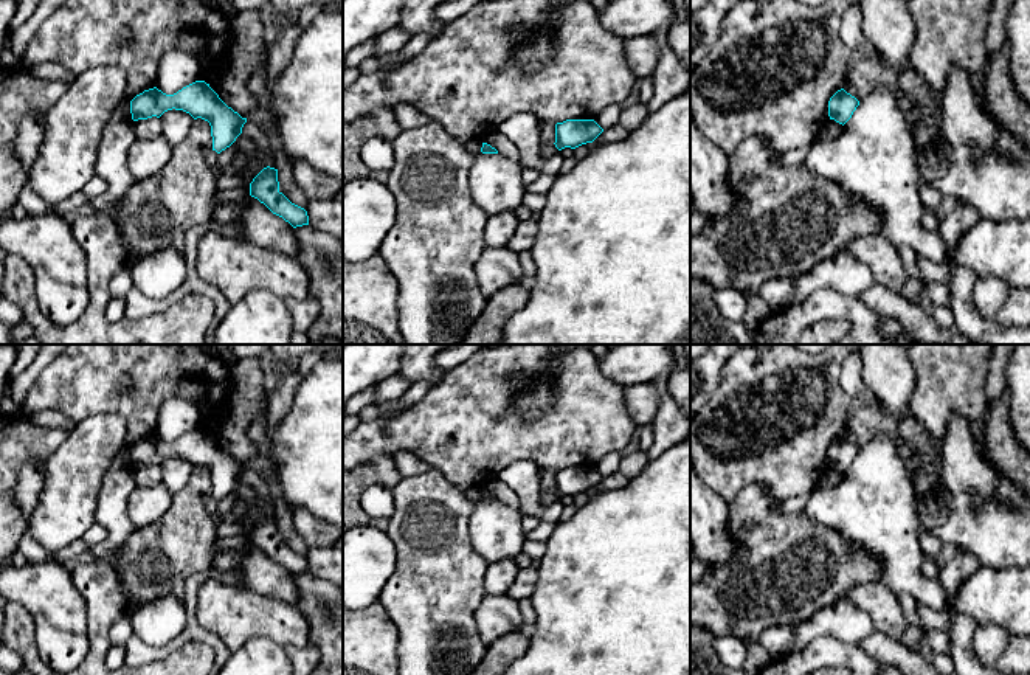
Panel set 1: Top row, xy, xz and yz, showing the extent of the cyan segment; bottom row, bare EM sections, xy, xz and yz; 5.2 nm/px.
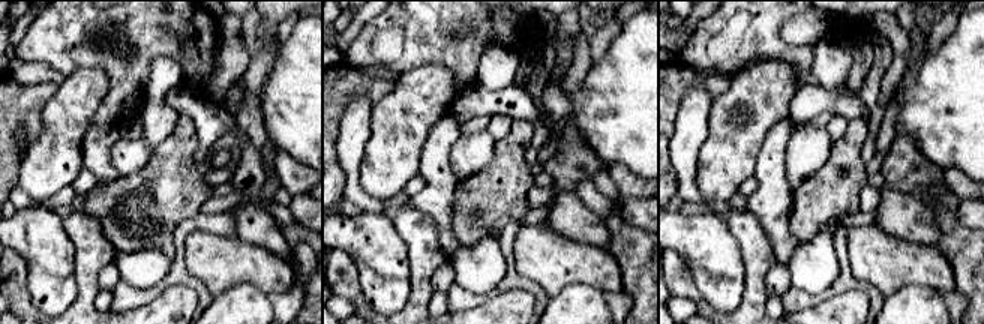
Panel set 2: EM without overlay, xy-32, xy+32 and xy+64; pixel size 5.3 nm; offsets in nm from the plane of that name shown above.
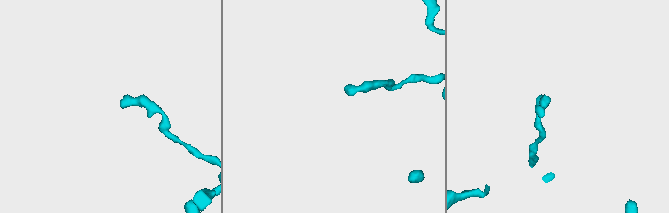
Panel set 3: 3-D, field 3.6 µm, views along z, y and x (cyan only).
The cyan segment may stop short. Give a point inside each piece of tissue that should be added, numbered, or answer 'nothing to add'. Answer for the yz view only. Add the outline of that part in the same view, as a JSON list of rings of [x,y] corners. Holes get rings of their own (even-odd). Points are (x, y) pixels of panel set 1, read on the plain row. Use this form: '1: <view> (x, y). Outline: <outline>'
nothing to add

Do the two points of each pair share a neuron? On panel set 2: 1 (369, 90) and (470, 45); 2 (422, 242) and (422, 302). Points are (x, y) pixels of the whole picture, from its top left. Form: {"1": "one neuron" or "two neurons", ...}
{"1": "two neurons", "2": "one neuron"}

